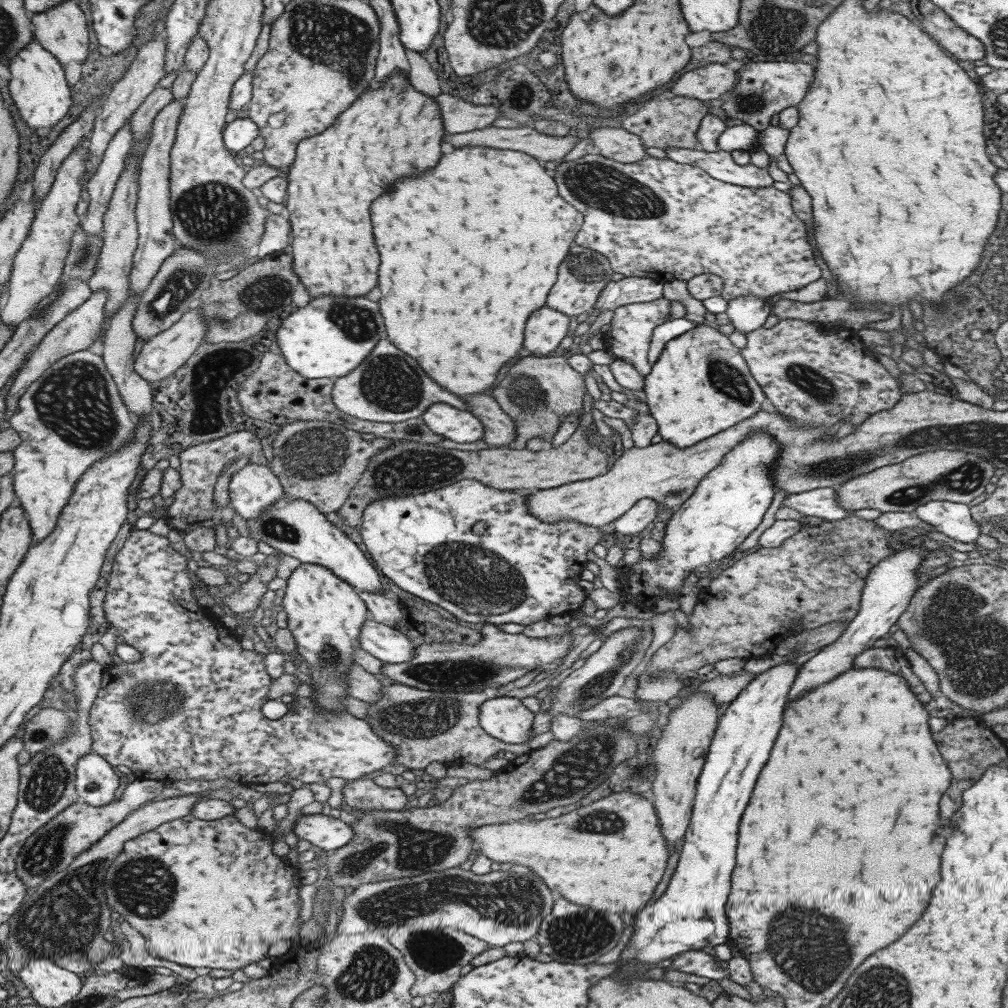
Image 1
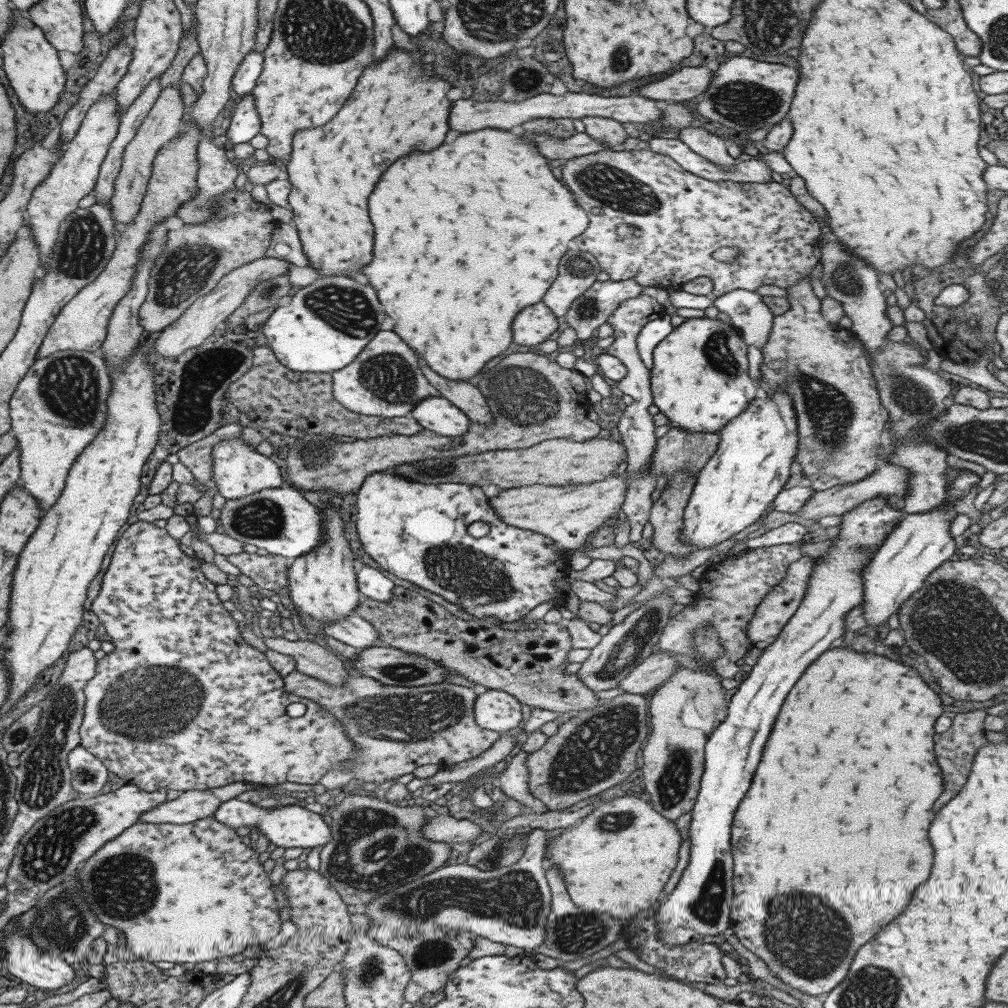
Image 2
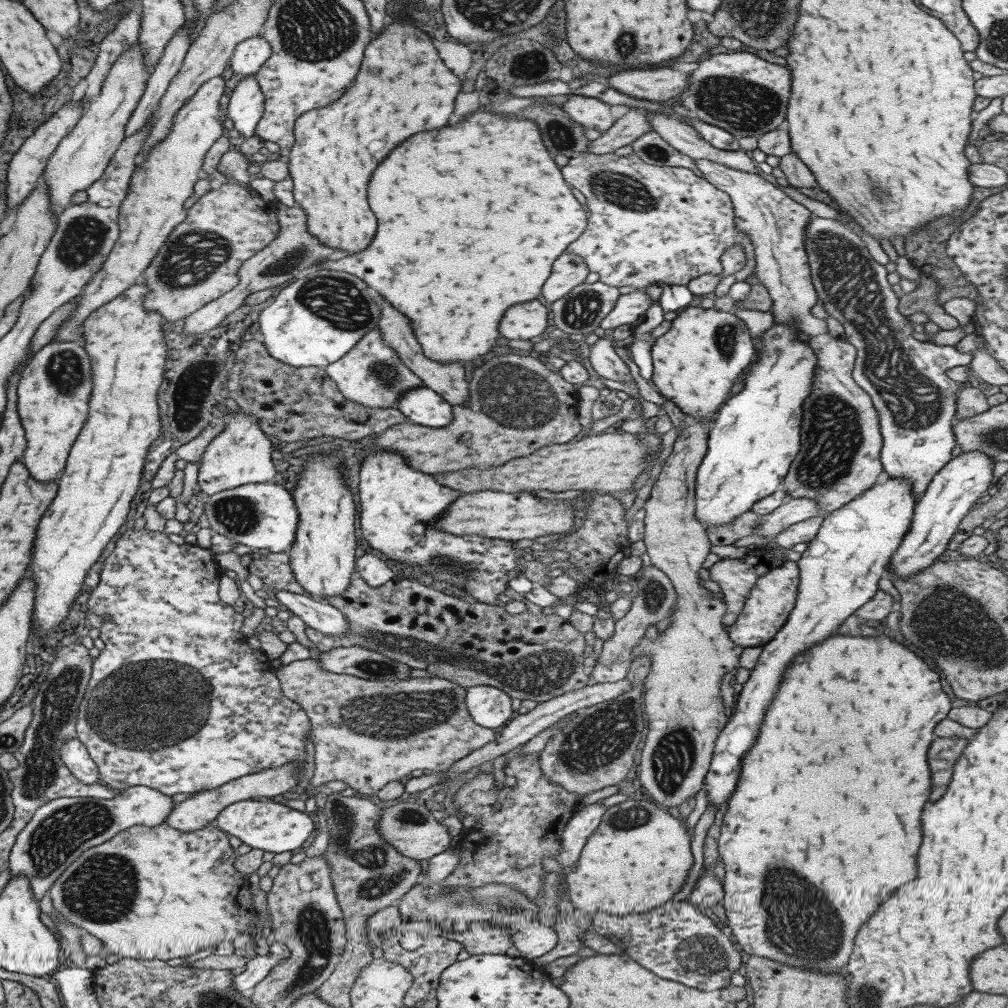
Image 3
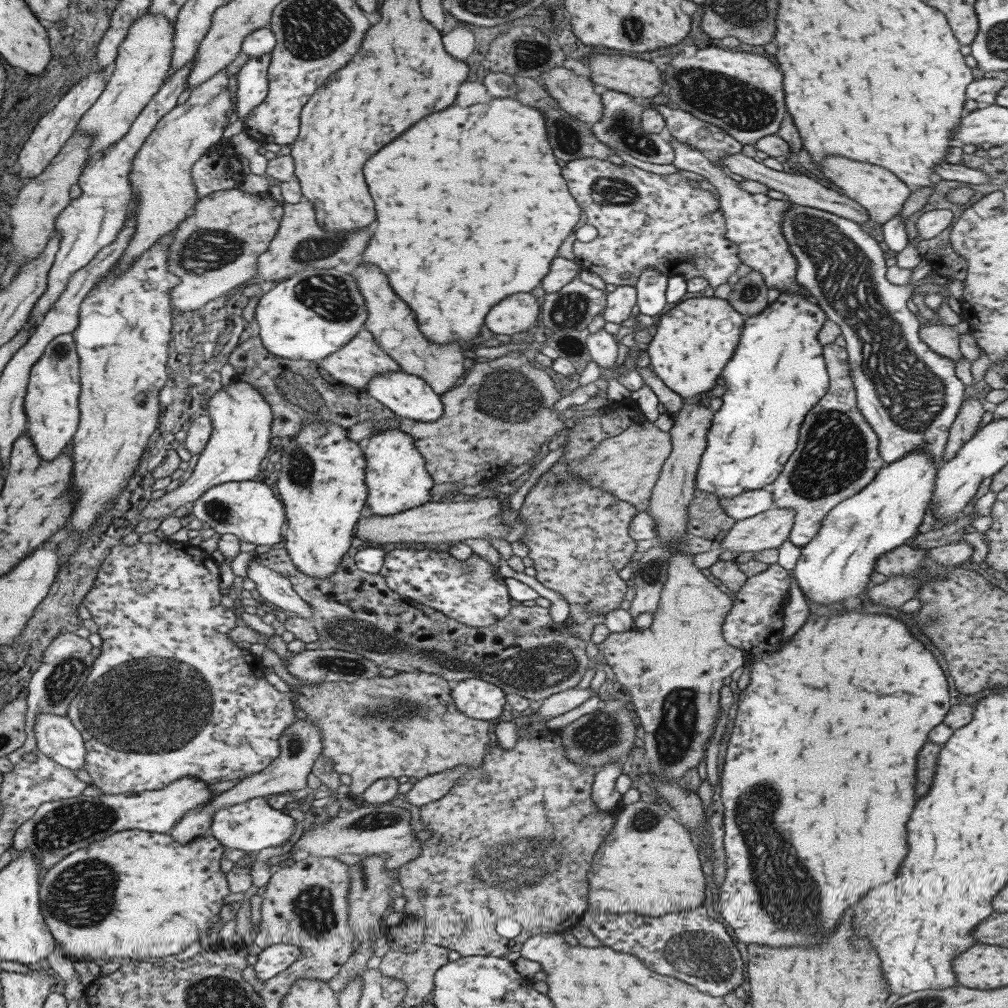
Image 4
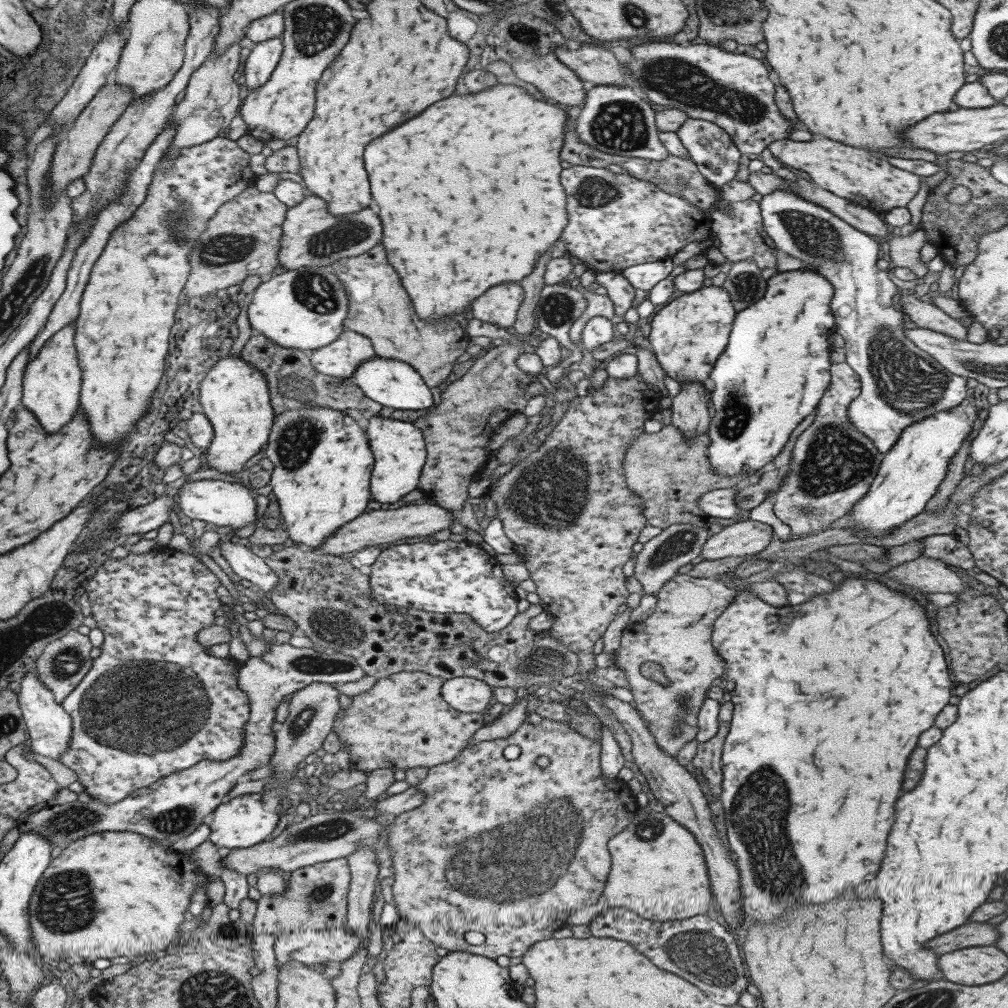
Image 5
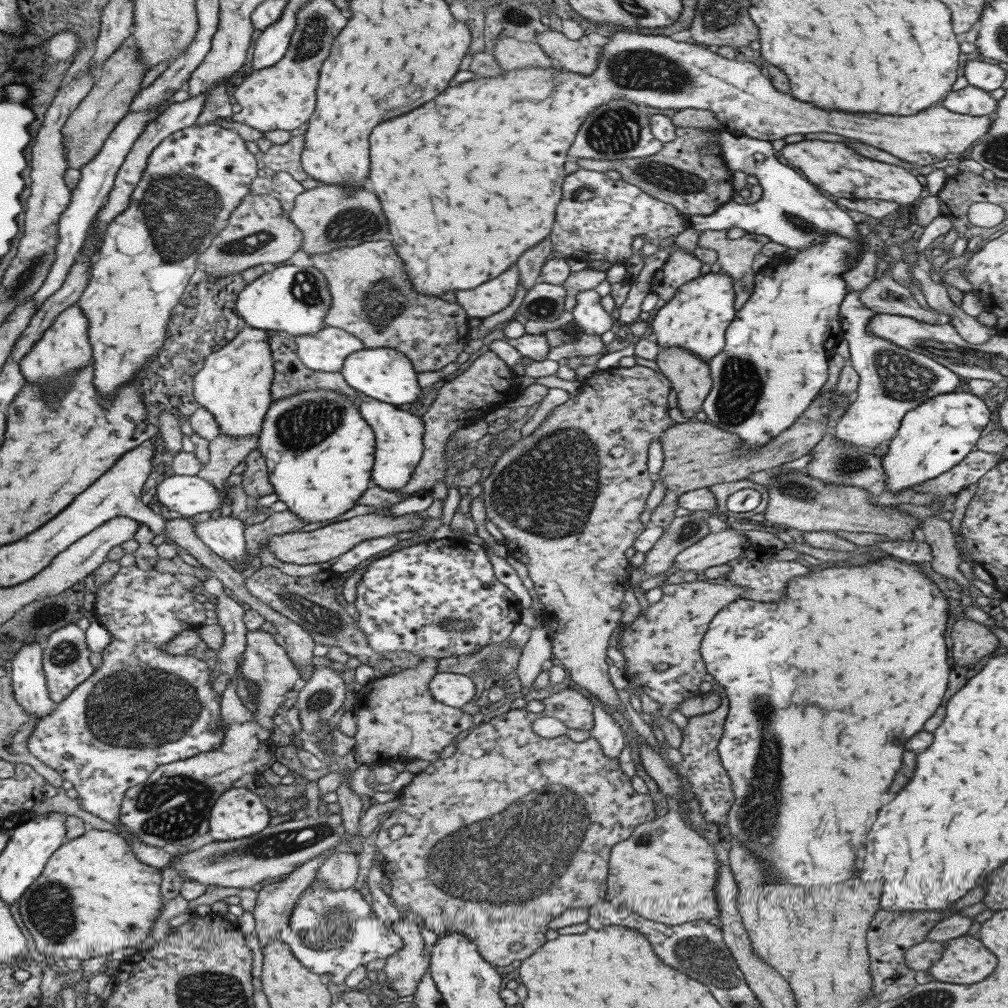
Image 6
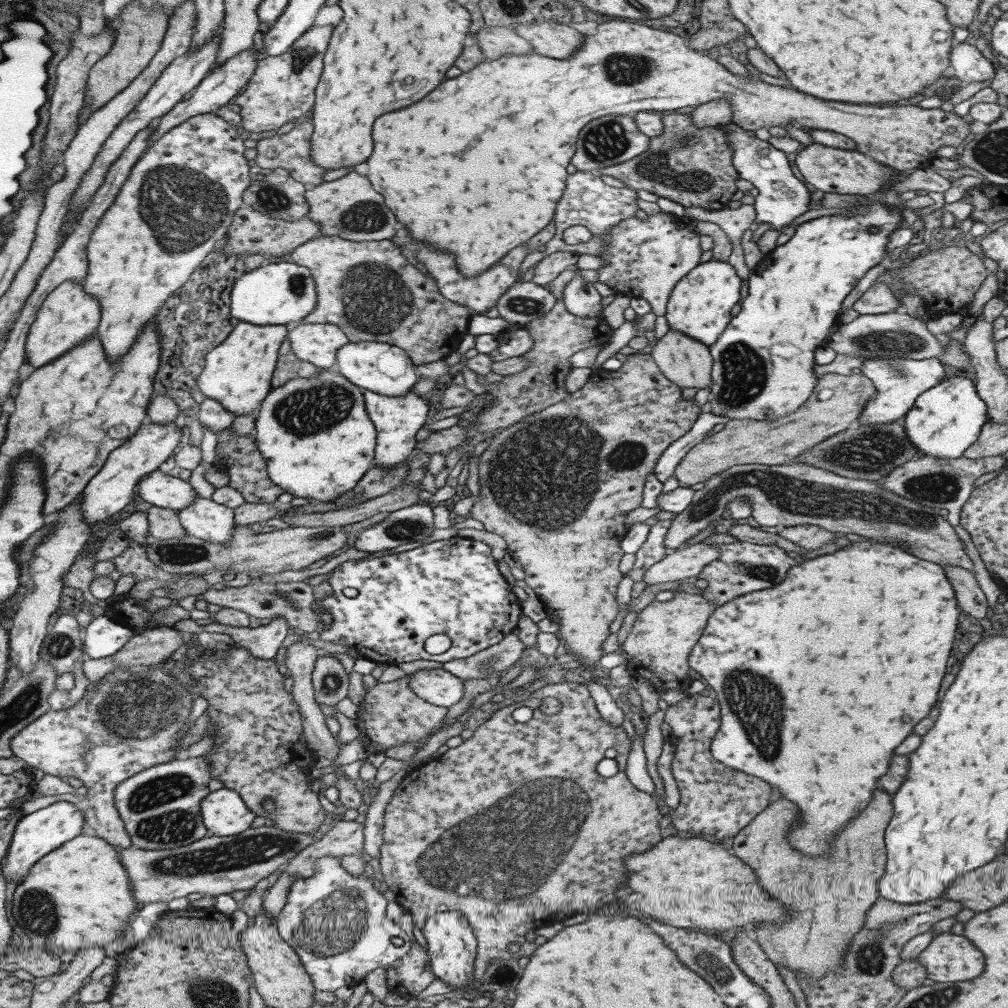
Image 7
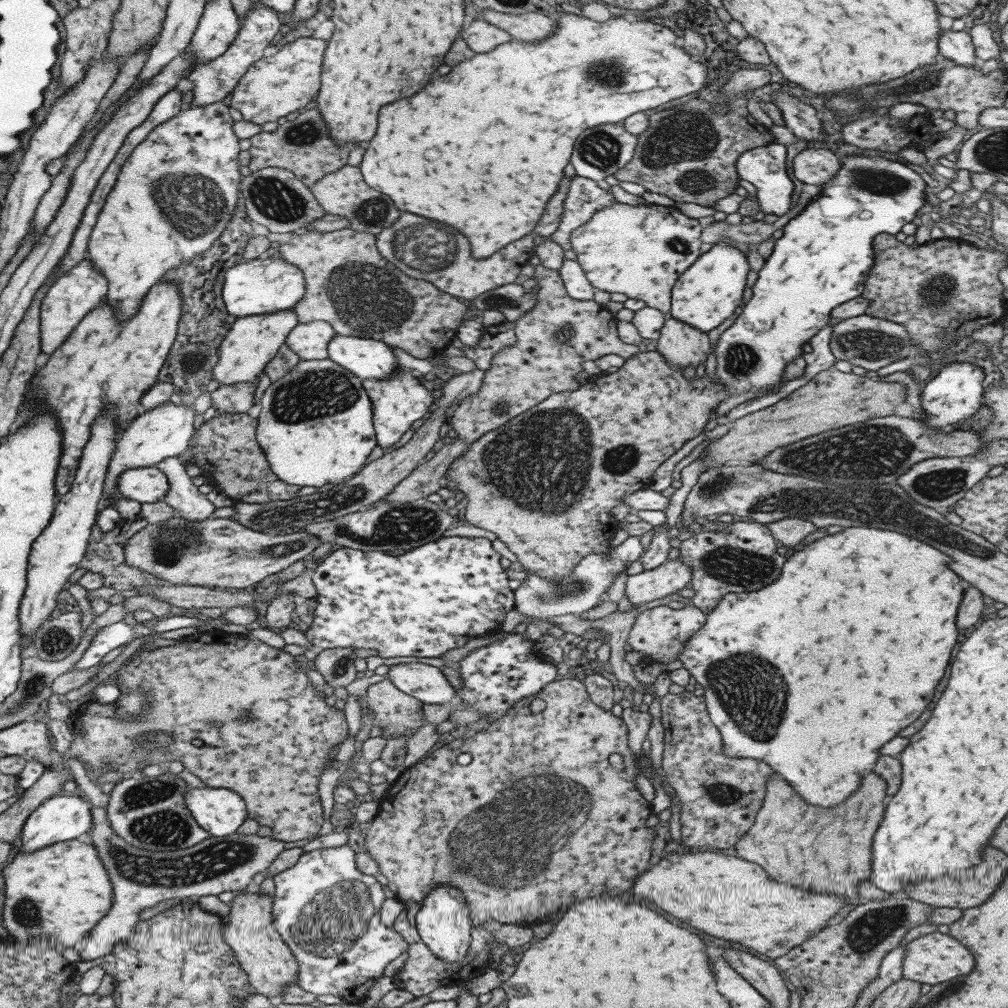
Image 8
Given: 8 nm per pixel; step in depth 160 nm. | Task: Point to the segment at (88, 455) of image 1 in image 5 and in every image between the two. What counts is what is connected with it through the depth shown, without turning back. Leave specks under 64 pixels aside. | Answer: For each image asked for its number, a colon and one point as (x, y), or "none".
2: (57, 407)
3: (52, 392)
4: (50, 404)
5: (51, 382)

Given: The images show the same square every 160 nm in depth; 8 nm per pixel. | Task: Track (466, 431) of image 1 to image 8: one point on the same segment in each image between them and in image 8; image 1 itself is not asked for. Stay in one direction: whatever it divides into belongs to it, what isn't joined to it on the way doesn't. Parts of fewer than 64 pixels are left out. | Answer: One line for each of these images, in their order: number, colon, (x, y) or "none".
2: (436, 414)
3: (421, 406)
4: (408, 396)
5: (391, 383)
6: (384, 374)
7: (377, 367)
8: (366, 358)

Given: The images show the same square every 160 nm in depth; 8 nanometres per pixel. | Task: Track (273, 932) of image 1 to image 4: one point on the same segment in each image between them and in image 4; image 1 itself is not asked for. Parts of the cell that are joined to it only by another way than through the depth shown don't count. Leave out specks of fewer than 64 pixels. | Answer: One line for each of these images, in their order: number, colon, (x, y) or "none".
2: (192, 892)
3: (132, 892)
4: (164, 895)

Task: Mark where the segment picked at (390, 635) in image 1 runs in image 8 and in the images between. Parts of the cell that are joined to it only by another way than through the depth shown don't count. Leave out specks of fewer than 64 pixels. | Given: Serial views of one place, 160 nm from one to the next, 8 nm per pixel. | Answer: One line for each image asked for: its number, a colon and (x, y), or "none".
2: (354, 631)
3: (316, 615)
4: (275, 591)
5: (245, 565)
6: (223, 535)
7: (203, 518)
8: (182, 495)

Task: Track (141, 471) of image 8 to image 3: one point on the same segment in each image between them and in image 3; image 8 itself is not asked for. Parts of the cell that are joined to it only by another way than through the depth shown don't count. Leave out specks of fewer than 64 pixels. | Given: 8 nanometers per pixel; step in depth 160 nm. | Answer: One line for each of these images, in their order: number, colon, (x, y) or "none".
3: (262, 516)
4: (248, 509)
5: (222, 503)
6: (188, 495)
7: (161, 490)

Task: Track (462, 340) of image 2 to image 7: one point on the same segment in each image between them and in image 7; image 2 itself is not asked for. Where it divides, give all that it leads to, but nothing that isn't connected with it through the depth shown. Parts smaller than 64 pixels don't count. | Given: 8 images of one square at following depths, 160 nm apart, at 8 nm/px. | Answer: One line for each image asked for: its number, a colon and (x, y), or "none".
3: (470, 217)
4: (475, 193)
5: (467, 191)
6: (467, 183)
7: (486, 164)

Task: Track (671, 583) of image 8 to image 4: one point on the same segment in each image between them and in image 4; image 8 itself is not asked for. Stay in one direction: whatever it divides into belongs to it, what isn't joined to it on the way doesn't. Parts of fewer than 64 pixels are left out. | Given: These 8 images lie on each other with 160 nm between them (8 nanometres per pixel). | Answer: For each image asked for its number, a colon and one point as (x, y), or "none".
4: (768, 529)
5: (748, 537)
6: (714, 549)
7: (685, 562)

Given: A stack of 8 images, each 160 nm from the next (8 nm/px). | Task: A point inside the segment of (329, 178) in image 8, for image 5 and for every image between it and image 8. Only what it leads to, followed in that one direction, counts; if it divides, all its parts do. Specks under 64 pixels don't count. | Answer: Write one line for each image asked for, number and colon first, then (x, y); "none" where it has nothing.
5: (310, 237)
6: (328, 217)
7: (347, 207)

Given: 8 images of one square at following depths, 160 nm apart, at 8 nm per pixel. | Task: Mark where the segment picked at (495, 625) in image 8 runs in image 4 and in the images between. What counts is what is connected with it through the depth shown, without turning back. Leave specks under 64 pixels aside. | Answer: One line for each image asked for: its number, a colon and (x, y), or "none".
4: (465, 590)
5: (444, 577)
6: (402, 600)
7: (384, 608)

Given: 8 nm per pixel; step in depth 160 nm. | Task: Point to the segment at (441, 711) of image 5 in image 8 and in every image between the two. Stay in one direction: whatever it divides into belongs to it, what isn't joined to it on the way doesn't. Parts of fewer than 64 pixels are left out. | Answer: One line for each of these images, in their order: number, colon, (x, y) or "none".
6: (396, 719)
7: (392, 715)
8: (398, 714)

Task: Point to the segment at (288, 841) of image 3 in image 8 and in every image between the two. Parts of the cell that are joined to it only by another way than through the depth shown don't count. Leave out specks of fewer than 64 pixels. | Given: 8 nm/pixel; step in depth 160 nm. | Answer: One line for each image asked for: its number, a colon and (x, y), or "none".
4: (251, 825)
5: (241, 822)
6: (237, 813)
7: (223, 813)
8: (218, 811)

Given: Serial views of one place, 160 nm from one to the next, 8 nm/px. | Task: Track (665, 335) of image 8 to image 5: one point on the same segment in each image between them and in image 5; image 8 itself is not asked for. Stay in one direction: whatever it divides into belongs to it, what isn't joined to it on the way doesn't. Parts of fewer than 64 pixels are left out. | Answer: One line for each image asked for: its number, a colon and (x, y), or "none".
5: (689, 413)
6: (690, 377)
7: (686, 362)

